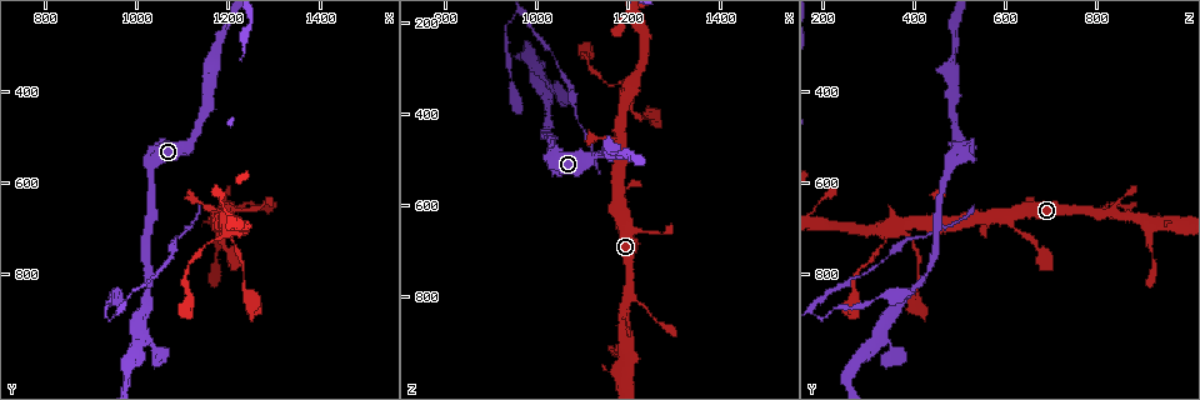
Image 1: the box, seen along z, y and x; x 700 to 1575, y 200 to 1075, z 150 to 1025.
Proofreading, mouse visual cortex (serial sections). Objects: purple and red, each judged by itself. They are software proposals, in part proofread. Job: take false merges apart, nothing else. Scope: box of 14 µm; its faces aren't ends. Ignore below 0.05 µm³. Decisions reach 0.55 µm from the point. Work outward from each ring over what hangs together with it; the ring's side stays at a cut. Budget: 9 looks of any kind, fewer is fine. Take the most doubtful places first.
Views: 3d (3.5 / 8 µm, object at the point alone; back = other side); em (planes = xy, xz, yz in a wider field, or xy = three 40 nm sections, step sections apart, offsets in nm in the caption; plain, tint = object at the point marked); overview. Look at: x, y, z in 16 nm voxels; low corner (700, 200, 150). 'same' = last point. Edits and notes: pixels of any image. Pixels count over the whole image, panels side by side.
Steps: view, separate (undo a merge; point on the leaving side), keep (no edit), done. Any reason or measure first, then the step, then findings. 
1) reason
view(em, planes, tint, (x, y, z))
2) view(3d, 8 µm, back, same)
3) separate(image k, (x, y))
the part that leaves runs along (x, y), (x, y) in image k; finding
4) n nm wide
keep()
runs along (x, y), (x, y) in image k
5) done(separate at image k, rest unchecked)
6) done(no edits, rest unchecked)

calibre changes
view(3d, 8 µm, (1175, 725, 340))

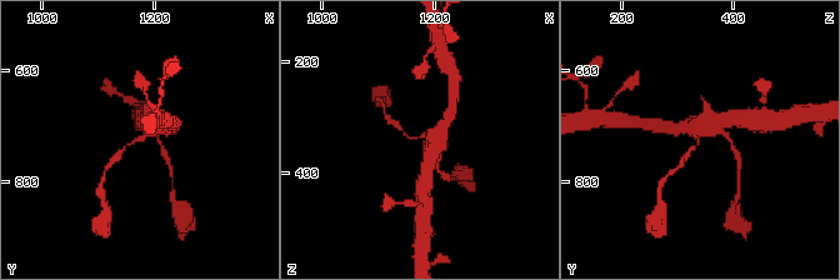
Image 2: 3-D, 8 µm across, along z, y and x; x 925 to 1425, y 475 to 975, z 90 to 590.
view(em, xy, step 1, tint, (1170, 725, 335))

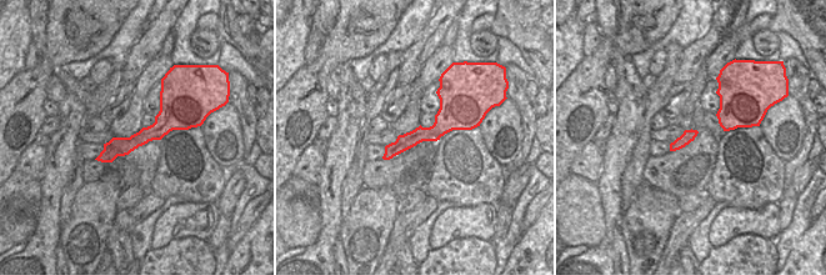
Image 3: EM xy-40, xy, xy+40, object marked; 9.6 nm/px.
150 nm wide
keep()
runs along (710, 120), (683, 160) in image 2; continuous, no second cell

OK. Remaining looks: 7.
a narrow waist
view(3d, 3.5 µm, (1245, 640, 830))

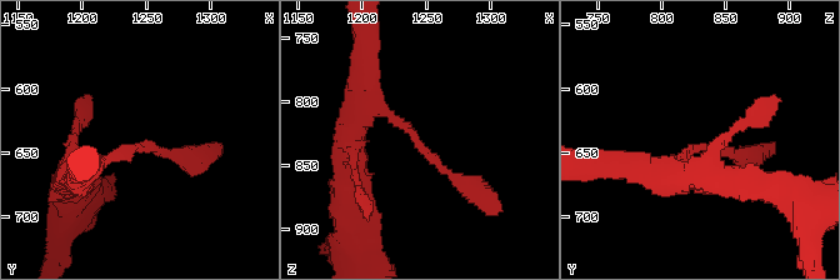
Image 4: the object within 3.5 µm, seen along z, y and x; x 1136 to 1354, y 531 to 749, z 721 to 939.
now the EM
view(em, planes, tint, (1240, 646, 832))

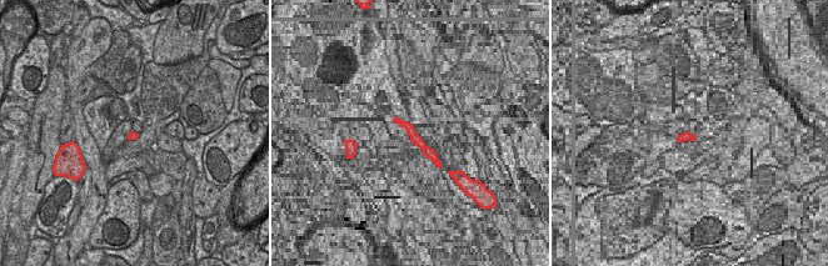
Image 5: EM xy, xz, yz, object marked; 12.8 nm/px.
100 nm wide
keep()
runs along (361, 90), (480, 195) in image 4; continuous, no second cell

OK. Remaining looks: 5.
sudden change in width
view(3d, 8 µm, back, (1020, 570, 480))

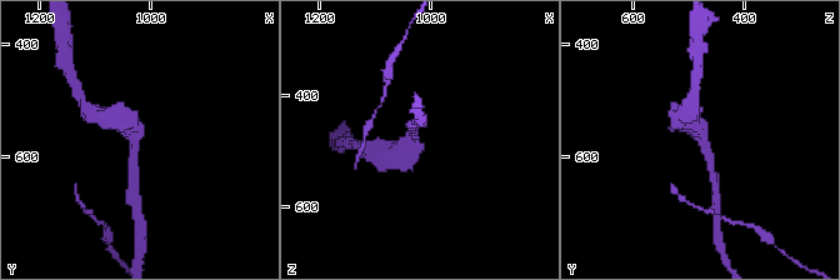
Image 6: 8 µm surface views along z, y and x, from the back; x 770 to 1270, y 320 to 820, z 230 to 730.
arms of 250, 500 nm; shape alone is not enough
view(em, planes, tint, (1025, 570, 480))

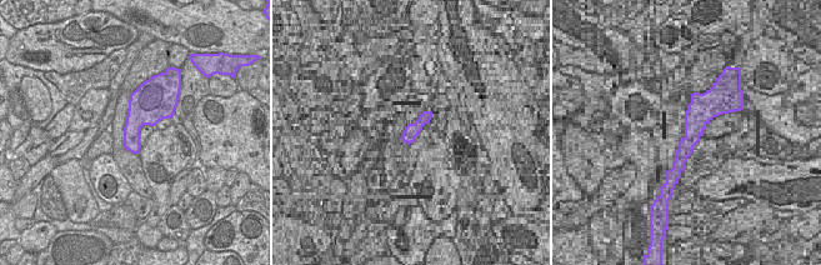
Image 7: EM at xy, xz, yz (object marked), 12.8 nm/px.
keep()
runs along (684, 118), (698, 131), (711, 174) in image 6; one cell here

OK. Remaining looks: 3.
calibre changes
view(3d, 3.5 µm, back, (1235, 845, 395))

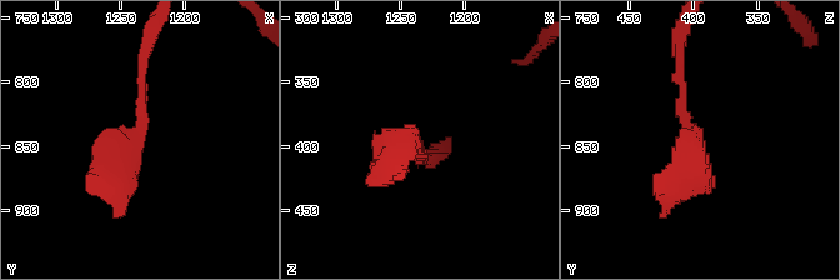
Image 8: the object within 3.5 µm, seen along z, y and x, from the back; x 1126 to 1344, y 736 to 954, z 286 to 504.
need the tissue
view(em, planes, tint, (1244, 844, 398))

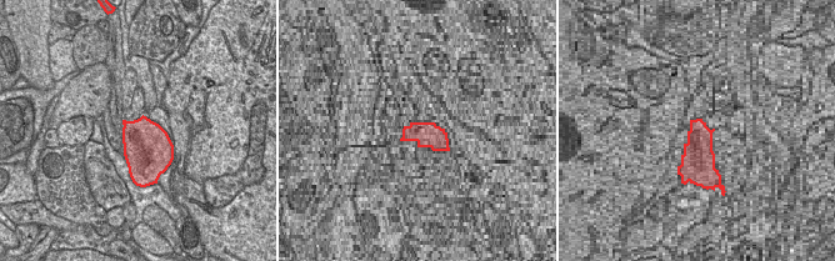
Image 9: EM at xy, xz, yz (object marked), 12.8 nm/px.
arms of 150, 350 nm
keep()
runs along (143, 61), (120, 214) in image 8; all the same cell

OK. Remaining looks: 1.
done(no edits, rest unchecked)

